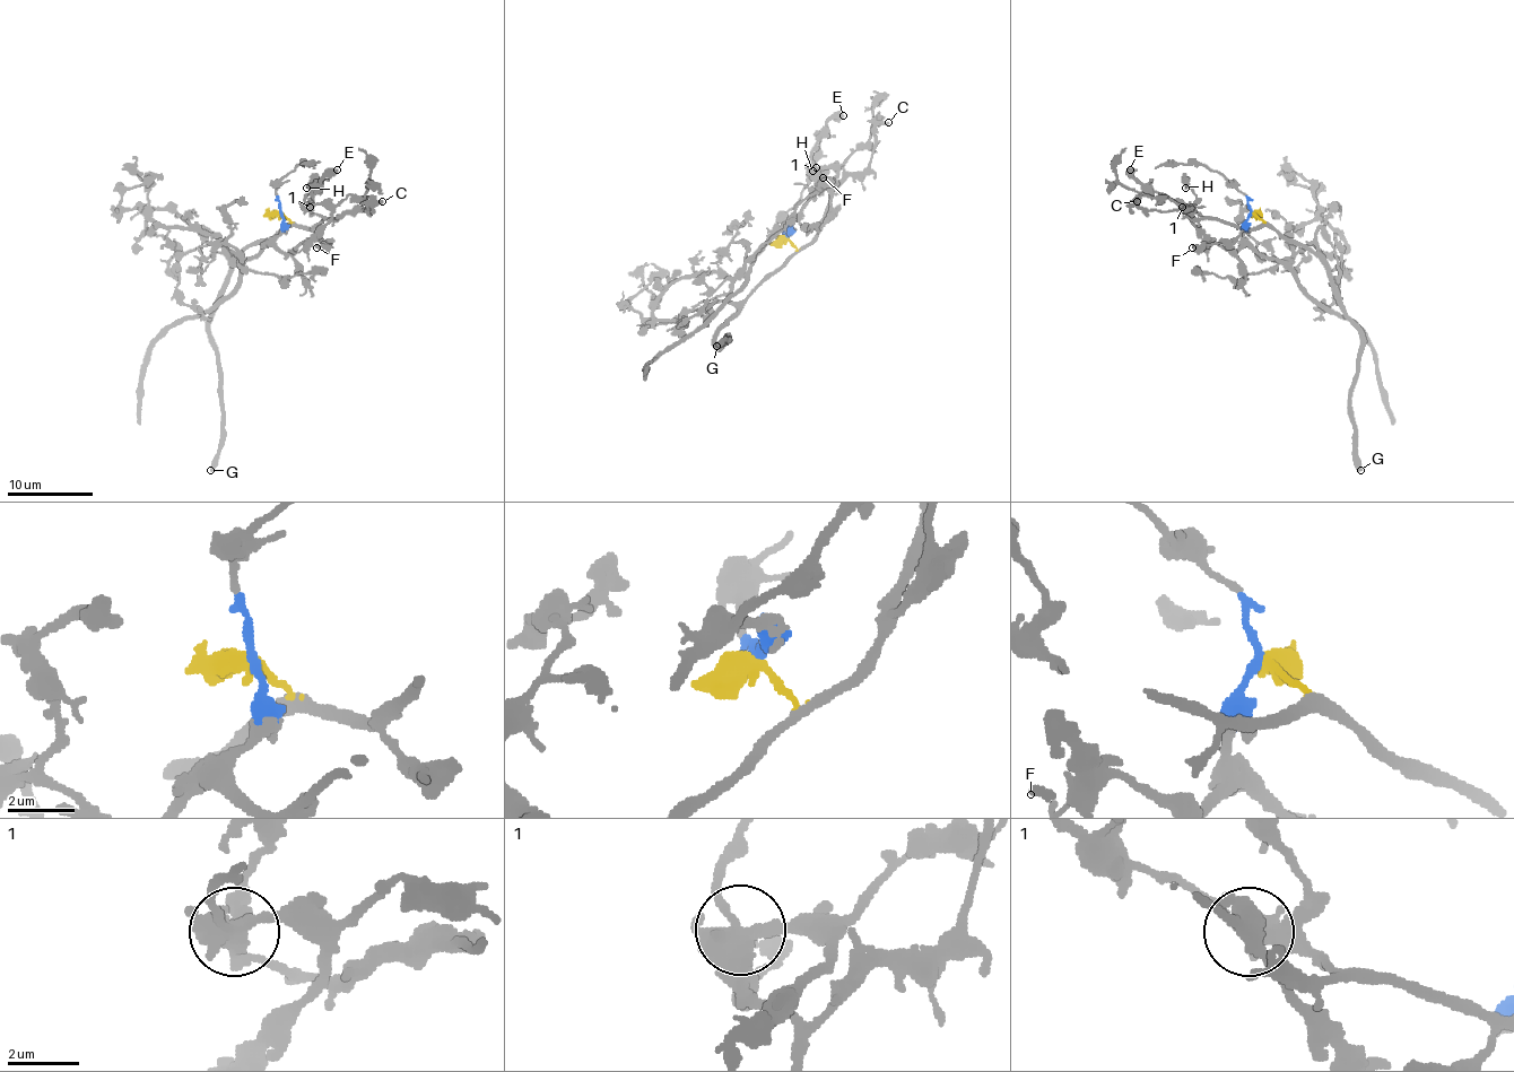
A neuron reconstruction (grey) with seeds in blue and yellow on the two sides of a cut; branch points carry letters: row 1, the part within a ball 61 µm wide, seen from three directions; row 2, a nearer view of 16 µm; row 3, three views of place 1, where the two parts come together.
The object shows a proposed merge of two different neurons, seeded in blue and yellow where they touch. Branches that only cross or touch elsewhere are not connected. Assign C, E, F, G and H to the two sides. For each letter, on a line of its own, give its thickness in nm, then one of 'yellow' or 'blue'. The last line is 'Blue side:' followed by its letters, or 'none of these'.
C: 280 nm | yellow
E: 650 nm | yellow
F: 360 nm | yellow
G: 480 nm | yellow
H: 220 nm | yellow
Blue side: none of these

